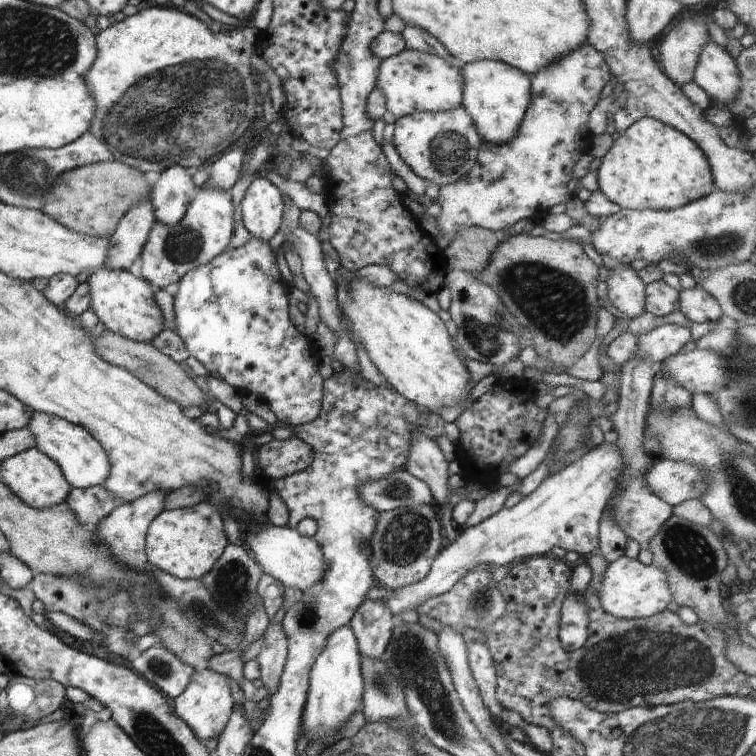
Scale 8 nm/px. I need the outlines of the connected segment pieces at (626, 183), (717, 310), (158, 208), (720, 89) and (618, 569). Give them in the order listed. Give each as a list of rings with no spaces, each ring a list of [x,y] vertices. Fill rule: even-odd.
[[[652,117],[640,118],[623,130],[596,172],[600,192],[621,209],[674,210],[716,190],[712,168],[698,144]]]
[[[696,287],[679,292],[679,310],[692,322],[717,322],[723,316],[720,305],[706,290]]]
[[[175,164],[160,173],[151,192],[152,212],[158,222],[176,226],[186,216],[190,201],[198,190],[192,182],[193,169]]]
[[[712,40],[700,52],[693,81],[708,94],[710,100],[730,104],[738,98],[740,74],[738,74],[735,59],[728,50]]]
[[[621,556],[612,564],[607,564],[597,597],[604,612],[616,618],[630,620],[652,617],[653,614],[666,609],[666,606],[674,600],[664,570],[660,570],[656,564],[646,565],[638,558],[630,560],[626,556]]]

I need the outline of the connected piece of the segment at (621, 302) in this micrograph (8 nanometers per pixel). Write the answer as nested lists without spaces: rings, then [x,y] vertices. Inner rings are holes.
[[[631,268],[610,269],[606,280],[609,303],[613,304],[631,321],[646,310],[646,285],[638,278],[637,272]]]

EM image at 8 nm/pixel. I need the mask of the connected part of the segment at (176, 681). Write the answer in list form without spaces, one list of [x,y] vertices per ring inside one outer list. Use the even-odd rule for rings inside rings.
[[[159,646],[138,653],[132,659],[132,666],[154,688],[174,699],[184,692],[196,670],[190,664],[184,664],[170,650]]]

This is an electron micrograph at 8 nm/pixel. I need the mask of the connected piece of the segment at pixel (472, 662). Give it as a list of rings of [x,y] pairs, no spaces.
[[[474,640],[467,644],[467,659],[472,678],[476,680],[483,703],[494,719],[499,720],[503,706],[496,698],[497,672],[490,650],[484,642]]]

